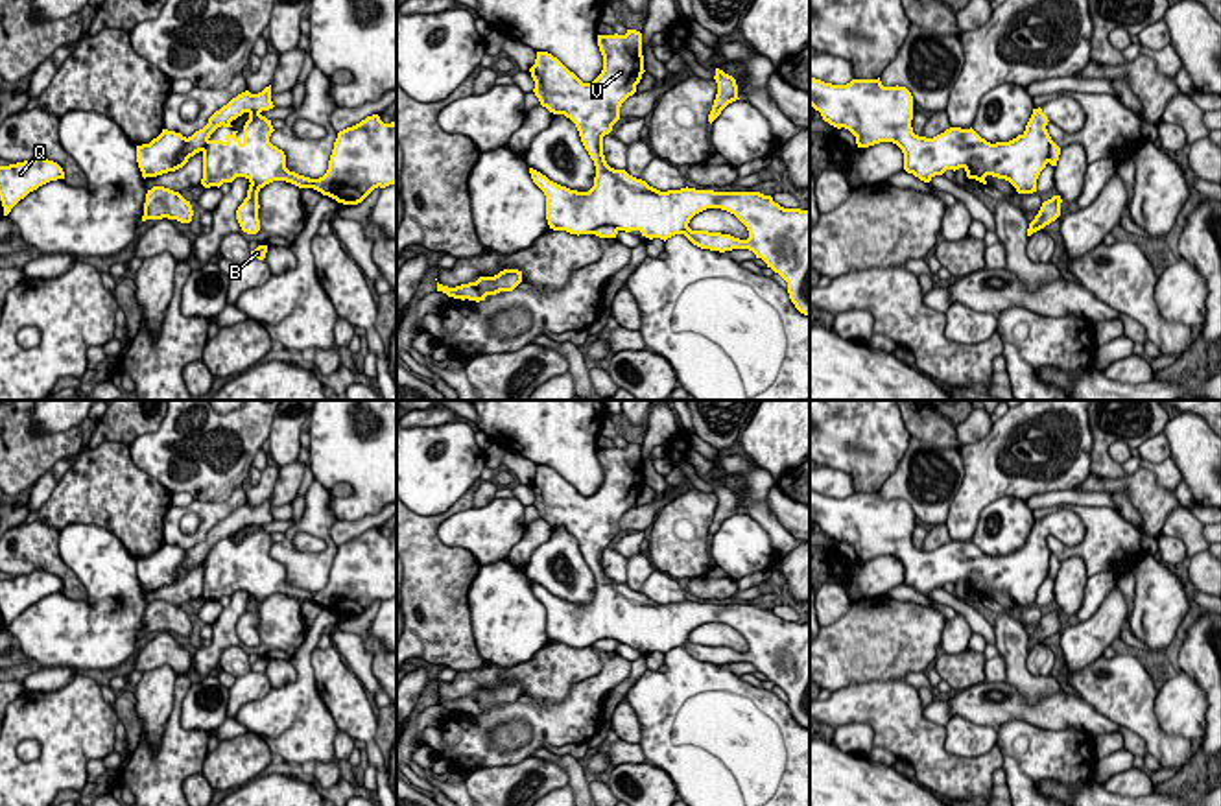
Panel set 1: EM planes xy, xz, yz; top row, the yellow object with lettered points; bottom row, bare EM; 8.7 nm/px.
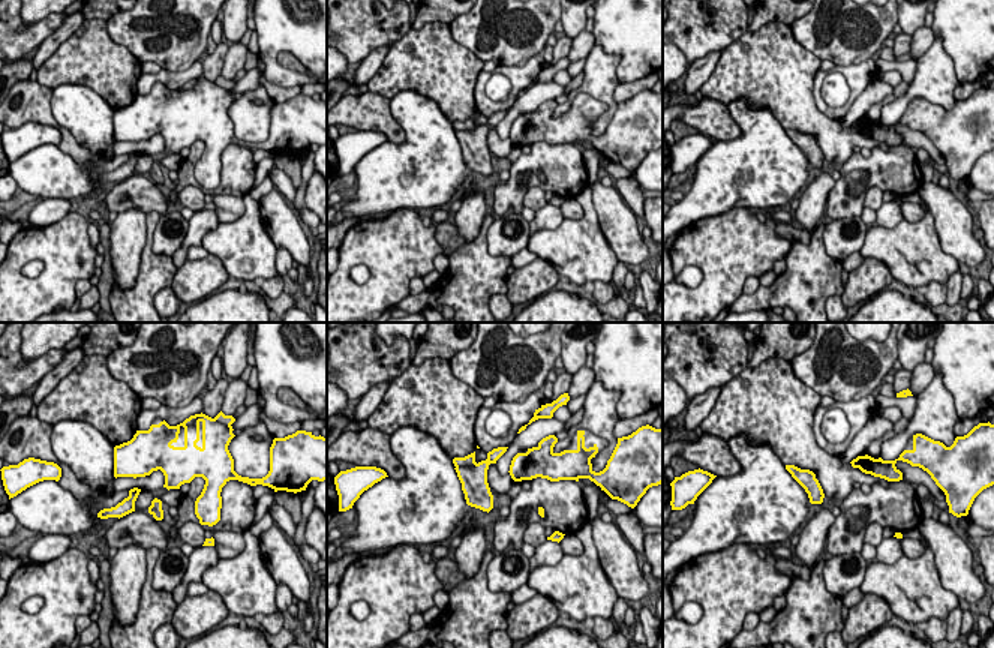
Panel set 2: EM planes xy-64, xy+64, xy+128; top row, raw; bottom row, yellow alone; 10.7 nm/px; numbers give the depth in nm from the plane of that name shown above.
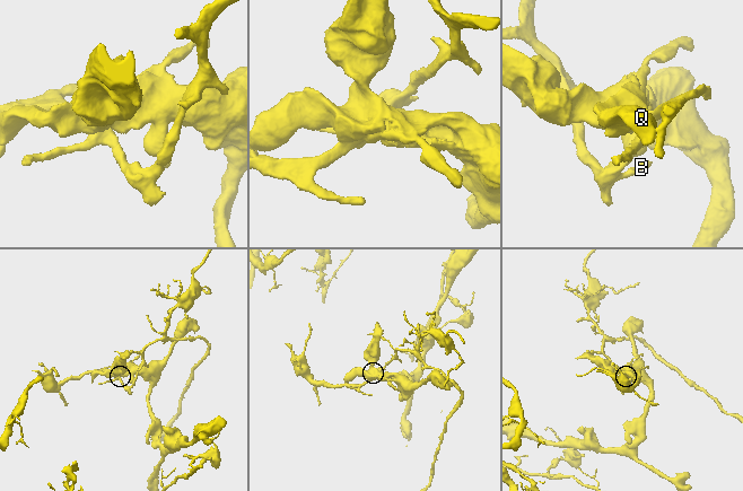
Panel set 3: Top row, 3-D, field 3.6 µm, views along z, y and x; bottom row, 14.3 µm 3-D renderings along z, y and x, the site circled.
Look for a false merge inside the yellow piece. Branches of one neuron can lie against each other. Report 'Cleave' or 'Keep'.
Cleave

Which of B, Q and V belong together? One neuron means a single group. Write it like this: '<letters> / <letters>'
B / Q V

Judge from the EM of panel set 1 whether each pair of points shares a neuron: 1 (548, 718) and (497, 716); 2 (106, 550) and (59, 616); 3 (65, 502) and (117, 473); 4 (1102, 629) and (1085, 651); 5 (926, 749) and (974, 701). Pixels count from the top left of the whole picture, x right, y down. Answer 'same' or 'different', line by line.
1: same
2: same
3: same
4: same
5: different

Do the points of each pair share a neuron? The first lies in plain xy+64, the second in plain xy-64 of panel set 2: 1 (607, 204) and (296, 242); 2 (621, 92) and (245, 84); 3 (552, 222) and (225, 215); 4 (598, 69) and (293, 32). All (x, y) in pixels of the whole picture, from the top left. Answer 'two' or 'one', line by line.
1: one
2: one
3: two
4: two

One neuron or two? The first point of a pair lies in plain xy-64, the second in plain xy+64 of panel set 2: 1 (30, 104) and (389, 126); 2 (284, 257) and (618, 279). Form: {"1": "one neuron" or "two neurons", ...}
{"1": "one neuron", "2": "one neuron"}

